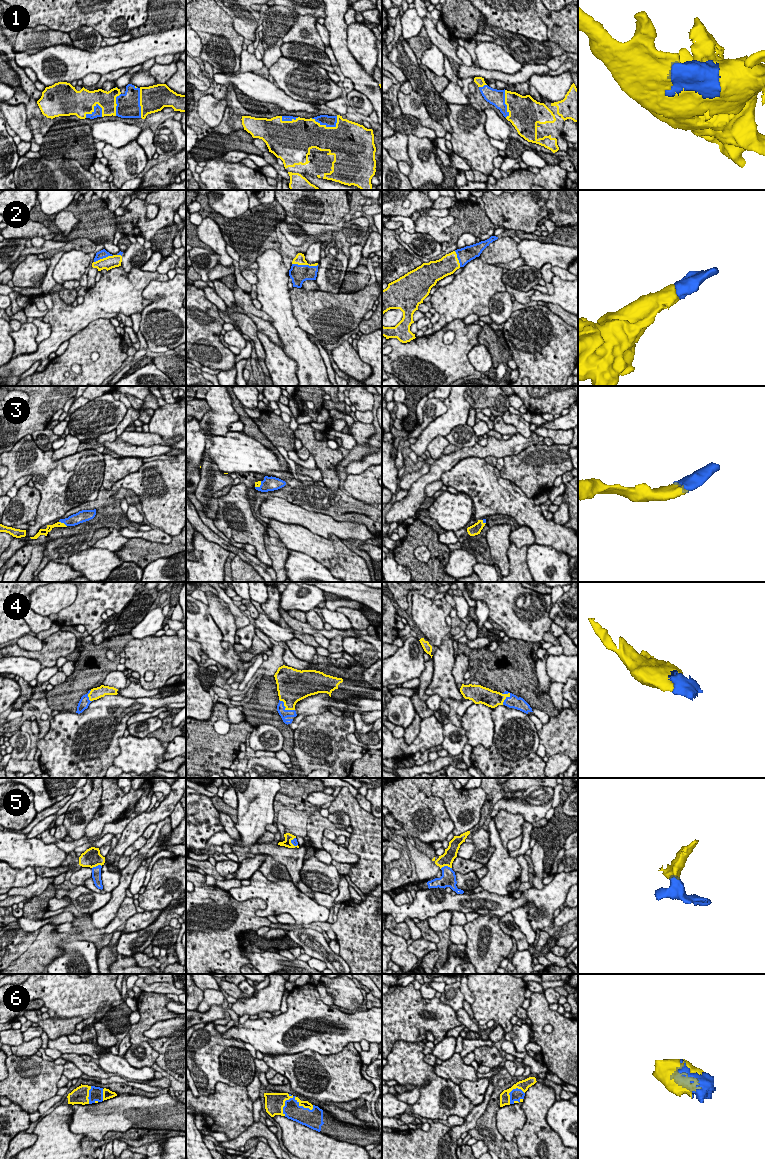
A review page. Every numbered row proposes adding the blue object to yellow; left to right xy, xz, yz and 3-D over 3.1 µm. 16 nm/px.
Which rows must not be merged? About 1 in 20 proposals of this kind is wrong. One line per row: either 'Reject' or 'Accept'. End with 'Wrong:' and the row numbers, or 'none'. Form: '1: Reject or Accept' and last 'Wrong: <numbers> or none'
1: Accept
2: Accept
3: Accept
4: Accept
5: Accept
6: Accept
Wrong: none

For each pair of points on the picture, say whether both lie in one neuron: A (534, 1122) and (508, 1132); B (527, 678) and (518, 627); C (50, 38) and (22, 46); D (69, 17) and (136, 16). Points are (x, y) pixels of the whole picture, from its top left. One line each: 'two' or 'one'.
A: two
B: two
C: one
D: one

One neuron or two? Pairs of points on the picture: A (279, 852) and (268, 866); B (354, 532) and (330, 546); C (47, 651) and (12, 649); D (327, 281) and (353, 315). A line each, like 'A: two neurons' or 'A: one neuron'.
A: two neurons
B: two neurons
C: one neuron
D: two neurons

